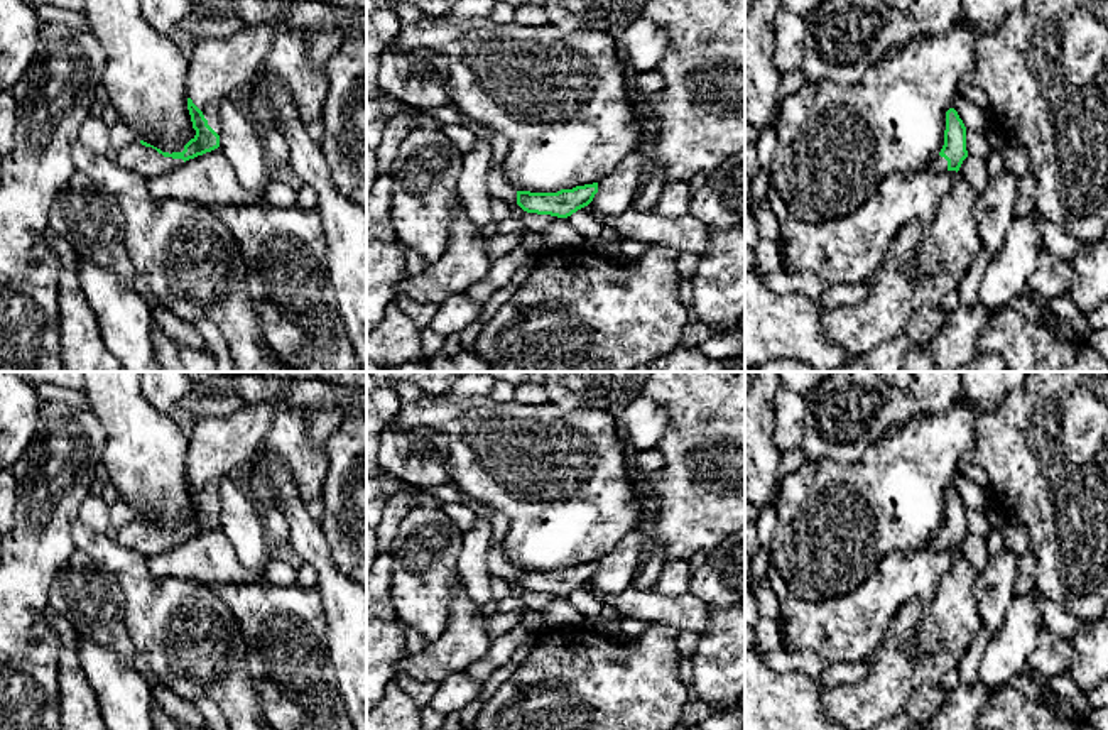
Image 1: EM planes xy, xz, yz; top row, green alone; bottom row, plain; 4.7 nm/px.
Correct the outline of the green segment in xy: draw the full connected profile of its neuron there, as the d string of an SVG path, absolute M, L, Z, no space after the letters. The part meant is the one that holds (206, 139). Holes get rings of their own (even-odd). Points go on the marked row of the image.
M277 20L243 25L238 32L223 39L201 41L187 71L187 110L196 135L182 152L162 152L160 149L133 140L117 150L117 164L152 179L186 161L220 147L220 103L242 96L257 74L272 37L289 27Z

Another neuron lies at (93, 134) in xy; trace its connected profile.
M90 117L79 130L79 144L93 152L106 154L111 145L105 122L101 118Z

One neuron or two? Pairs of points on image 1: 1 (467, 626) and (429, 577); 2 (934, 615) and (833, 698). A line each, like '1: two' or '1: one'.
1: two
2: one

